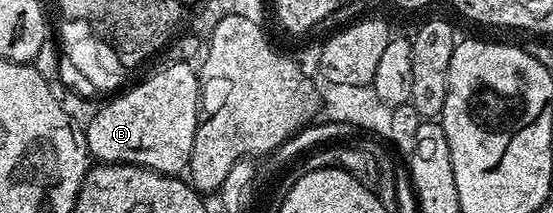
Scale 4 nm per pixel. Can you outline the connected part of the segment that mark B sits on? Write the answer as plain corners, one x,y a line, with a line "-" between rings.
173,62
123,93
110,97
113,99
105,102
89,126
84,127
90,155
101,164
126,162
160,174
180,175
188,167
199,121
198,71
185,62

